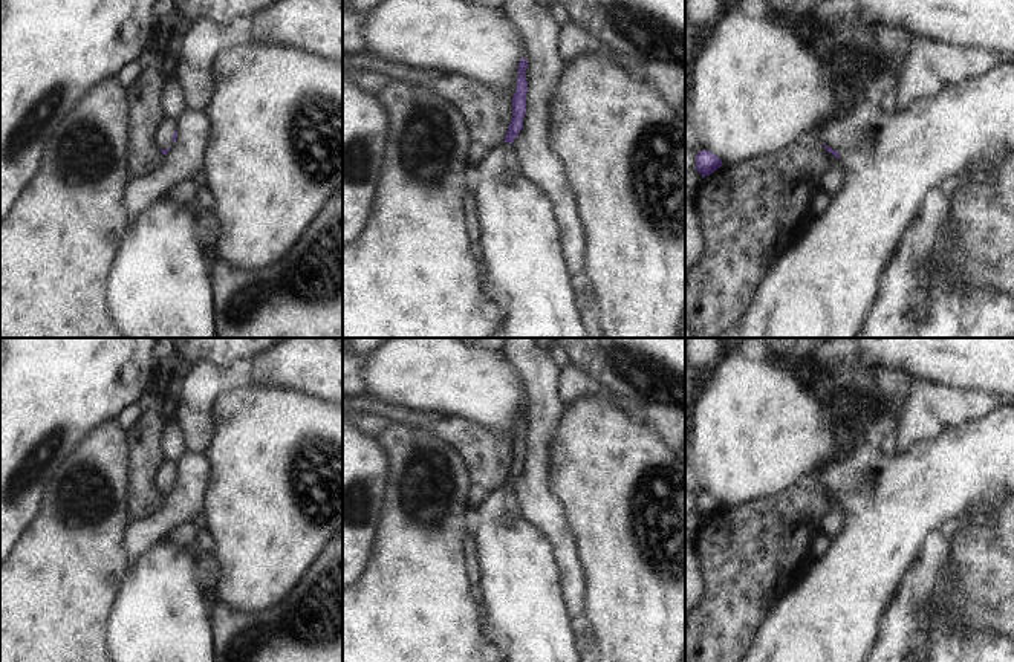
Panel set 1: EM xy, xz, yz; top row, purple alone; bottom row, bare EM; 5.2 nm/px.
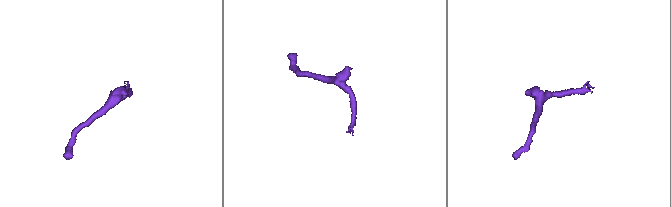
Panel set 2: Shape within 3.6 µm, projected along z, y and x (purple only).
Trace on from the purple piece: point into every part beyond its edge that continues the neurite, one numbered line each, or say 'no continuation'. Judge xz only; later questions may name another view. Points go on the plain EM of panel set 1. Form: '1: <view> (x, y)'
1: xz (520, 589)

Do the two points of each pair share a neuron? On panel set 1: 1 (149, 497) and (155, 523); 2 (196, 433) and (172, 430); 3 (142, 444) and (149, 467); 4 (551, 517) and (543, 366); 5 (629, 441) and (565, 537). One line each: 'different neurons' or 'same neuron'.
1: different neurons
2: different neurons
3: same neuron
4: same neuron
5: different neurons

